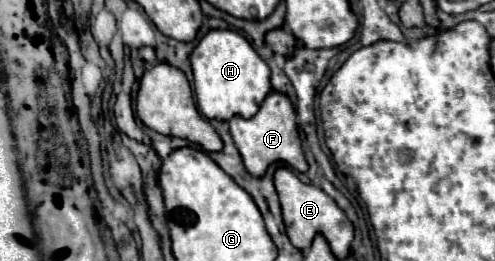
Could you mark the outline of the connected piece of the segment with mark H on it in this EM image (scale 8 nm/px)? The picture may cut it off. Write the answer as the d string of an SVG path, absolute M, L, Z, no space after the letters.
M210 30L190 52L194 72L194 94L206 118L230 120L232 116L252 118L272 90L270 68L256 54L250 42L234 30Z

